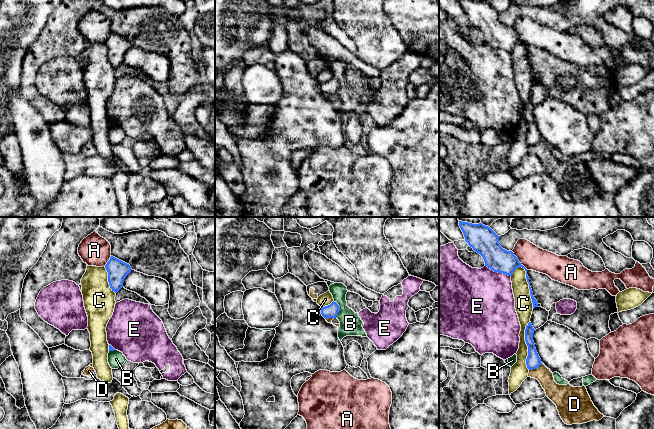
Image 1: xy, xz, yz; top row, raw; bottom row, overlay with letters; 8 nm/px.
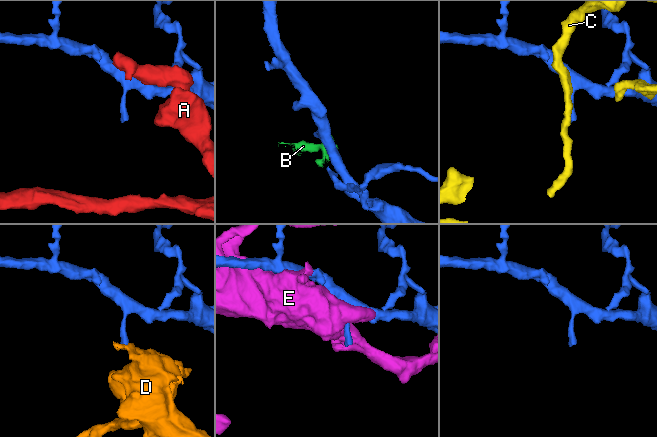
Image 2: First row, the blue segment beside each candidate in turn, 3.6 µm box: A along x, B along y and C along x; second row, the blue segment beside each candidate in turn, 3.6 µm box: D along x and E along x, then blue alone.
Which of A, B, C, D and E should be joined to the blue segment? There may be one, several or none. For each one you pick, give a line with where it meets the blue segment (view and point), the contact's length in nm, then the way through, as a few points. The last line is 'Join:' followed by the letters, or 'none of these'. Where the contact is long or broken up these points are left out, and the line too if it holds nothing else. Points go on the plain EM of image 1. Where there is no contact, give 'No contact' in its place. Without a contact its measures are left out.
Join: none of these

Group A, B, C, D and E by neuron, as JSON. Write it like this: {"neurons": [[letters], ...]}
{"neurons": [["A"], ["B"], ["C"], ["D"], ["E"]]}

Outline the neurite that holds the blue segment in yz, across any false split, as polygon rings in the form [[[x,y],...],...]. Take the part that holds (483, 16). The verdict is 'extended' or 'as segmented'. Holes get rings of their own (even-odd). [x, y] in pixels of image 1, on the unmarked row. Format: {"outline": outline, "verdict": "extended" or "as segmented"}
{"outline": [[[459,0],[459,2],[468,21],[483,33],[485,42],[494,48],[511,52],[516,44],[525,45],[533,85],[538,83],[530,63],[527,45],[519,38],[512,27],[507,27],[500,22],[499,12],[490,3],[483,0]]], "verdict": "as segmented"}

